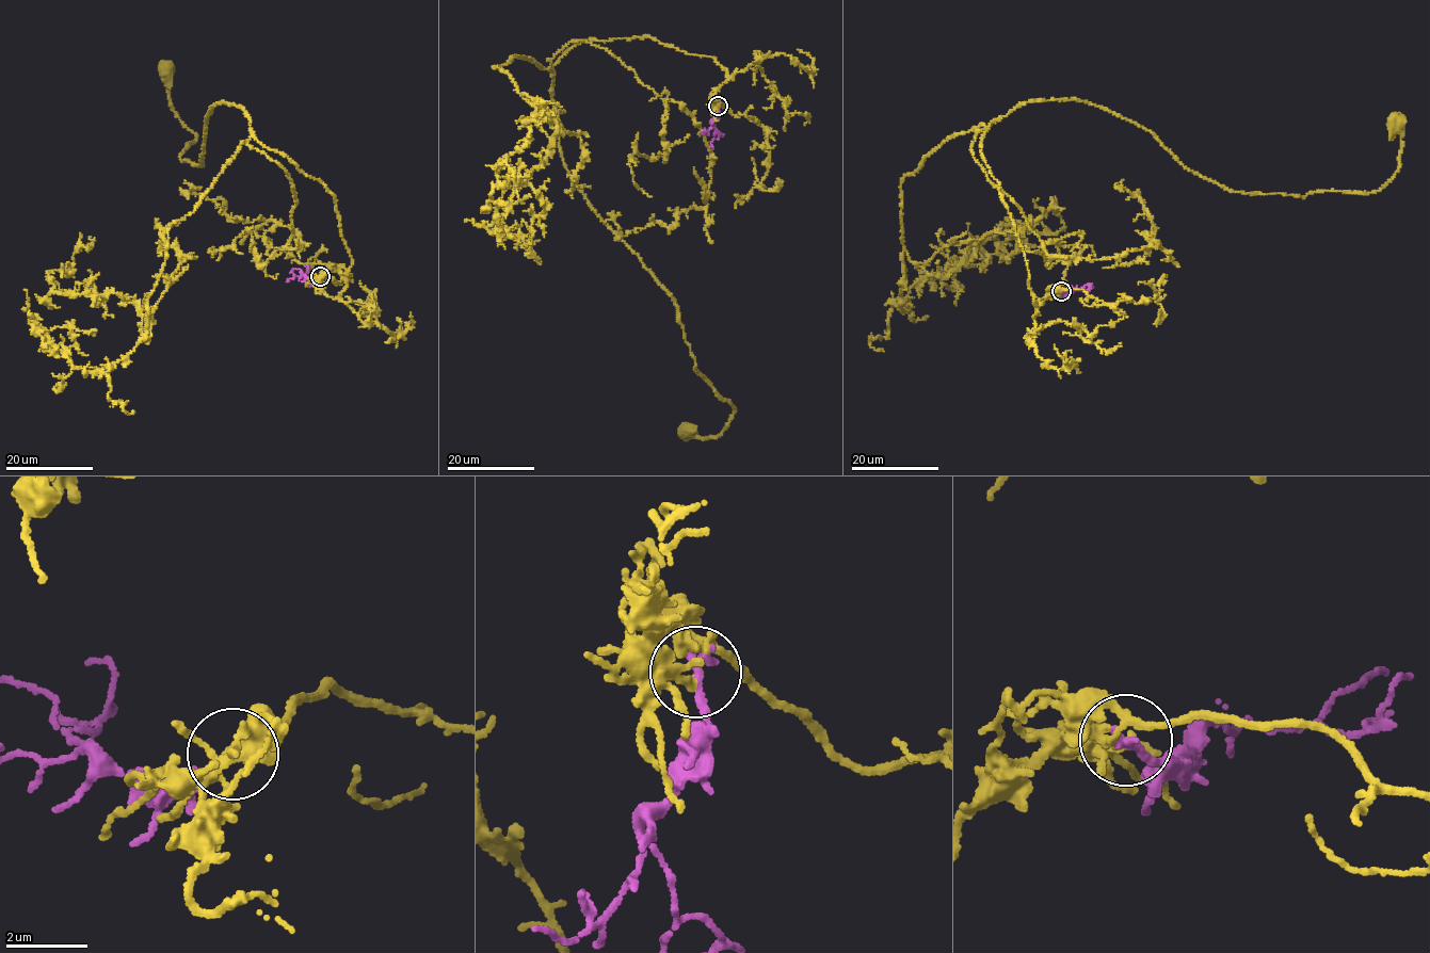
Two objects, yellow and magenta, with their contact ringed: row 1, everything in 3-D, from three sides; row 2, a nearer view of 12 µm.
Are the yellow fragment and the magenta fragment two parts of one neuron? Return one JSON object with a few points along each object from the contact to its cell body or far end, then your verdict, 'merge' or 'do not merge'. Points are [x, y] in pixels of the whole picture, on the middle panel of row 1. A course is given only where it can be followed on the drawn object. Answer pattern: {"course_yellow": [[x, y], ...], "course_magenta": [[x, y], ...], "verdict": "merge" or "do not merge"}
{"course_yellow": [[718, 107], [726, 70], [648, 36], [552, 65], [571, 180], [734, 412], [689, 429]], "course_magenta": [[718, 106], [719, 113], [712, 123], [716, 133], [713, 148]], "verdict": "do not merge"}

